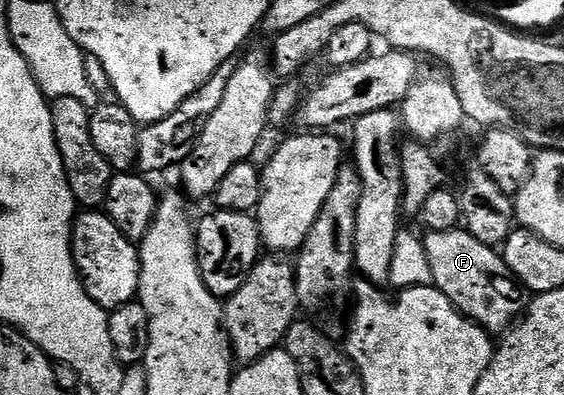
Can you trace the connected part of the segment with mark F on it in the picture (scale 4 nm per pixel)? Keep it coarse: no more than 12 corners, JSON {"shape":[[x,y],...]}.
{"shape":[[423,235],[432,285],[489,335],[525,313],[493,247]]}

